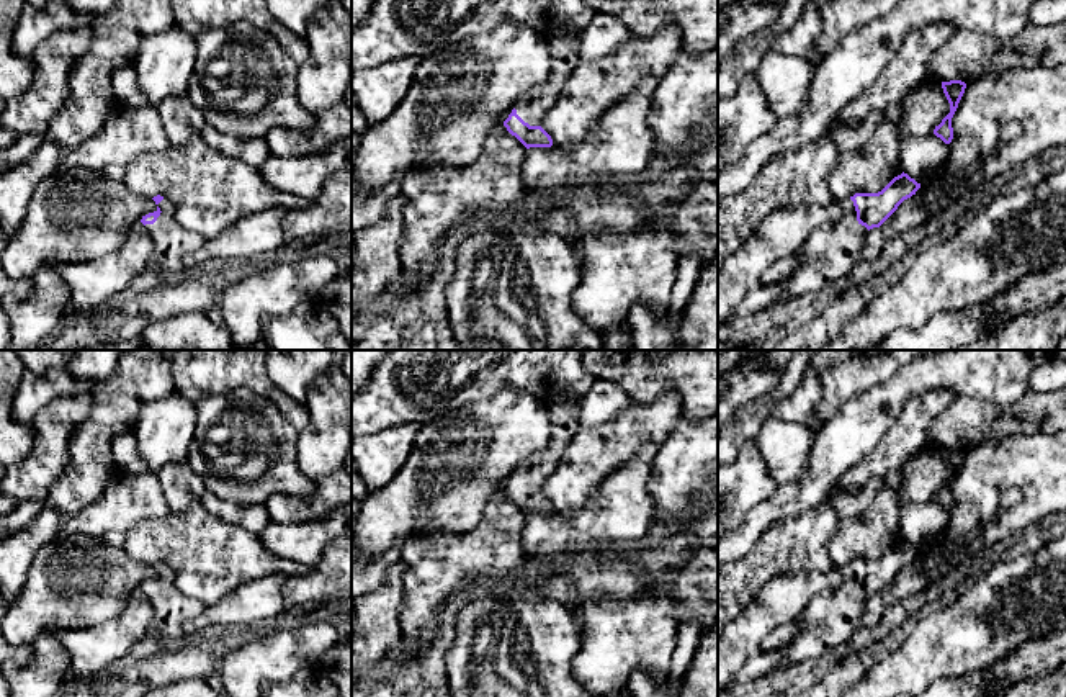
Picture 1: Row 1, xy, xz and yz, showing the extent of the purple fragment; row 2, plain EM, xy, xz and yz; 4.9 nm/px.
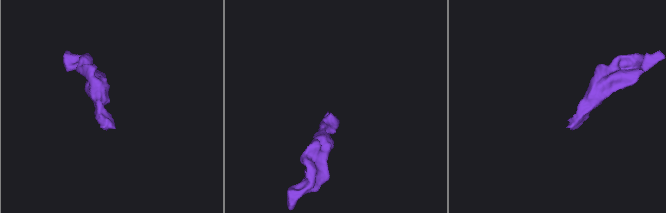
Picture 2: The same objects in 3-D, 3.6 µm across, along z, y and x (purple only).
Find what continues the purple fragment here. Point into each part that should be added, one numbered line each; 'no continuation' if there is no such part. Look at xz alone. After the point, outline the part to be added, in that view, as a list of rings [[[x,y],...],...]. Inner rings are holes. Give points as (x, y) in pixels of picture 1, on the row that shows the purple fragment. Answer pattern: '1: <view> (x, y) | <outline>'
1: xz (538, 102) | [[[562,28],[549,38],[551,70],[546,82],[531,88],[523,101],[515,108],[517,115],[530,126],[541,126],[544,131],[544,118],[556,105],[561,92],[571,75],[572,69],[579,64],[579,34],[571,34]]]

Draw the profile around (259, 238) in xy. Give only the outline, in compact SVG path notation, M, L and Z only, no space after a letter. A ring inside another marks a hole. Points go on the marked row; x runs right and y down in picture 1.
M280 208L244 218L214 239L204 241L203 247L188 254L183 263L206 273L216 265L231 262L257 263L278 259L288 249L283 218L284 211Z

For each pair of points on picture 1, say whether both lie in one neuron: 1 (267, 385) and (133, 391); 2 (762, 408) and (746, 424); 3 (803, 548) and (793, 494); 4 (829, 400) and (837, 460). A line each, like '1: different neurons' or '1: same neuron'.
1: different neurons
2: same neuron
3: different neurons
4: different neurons

